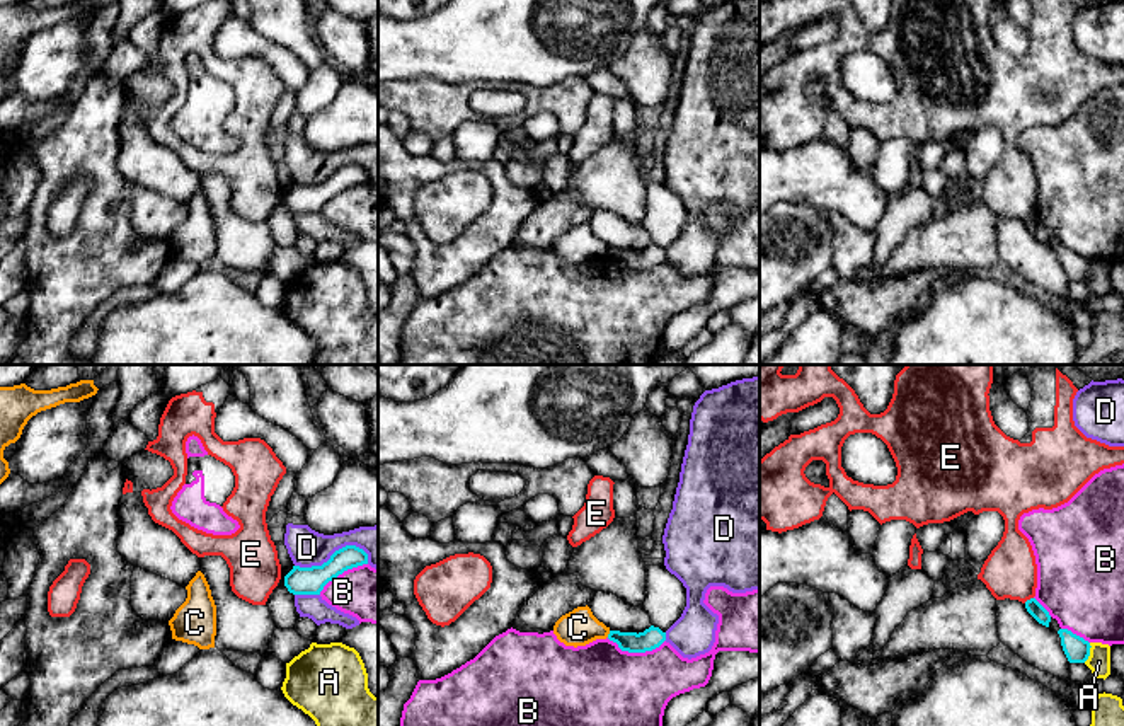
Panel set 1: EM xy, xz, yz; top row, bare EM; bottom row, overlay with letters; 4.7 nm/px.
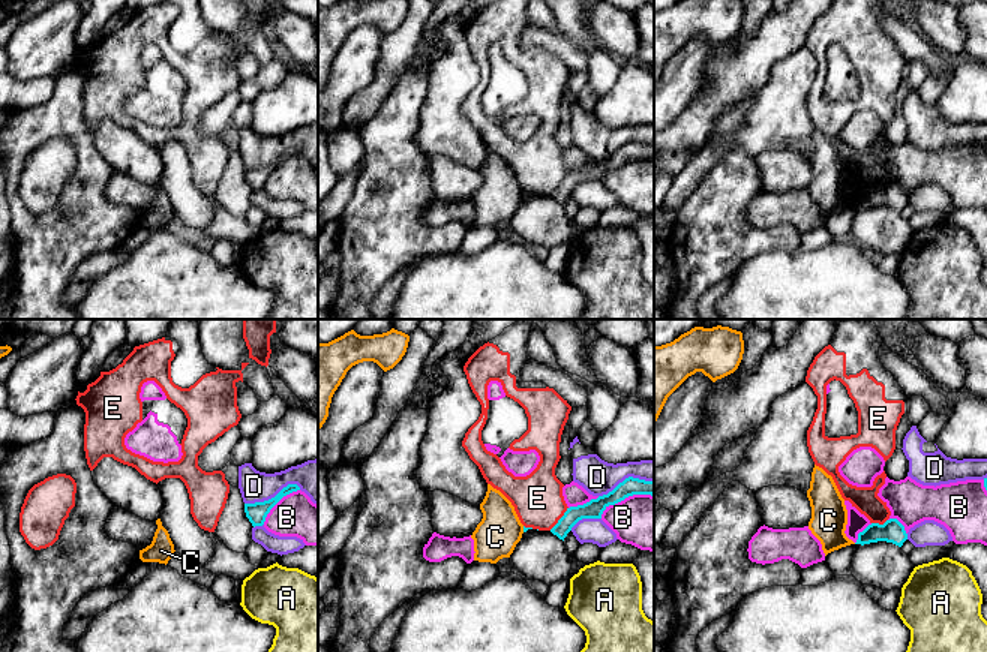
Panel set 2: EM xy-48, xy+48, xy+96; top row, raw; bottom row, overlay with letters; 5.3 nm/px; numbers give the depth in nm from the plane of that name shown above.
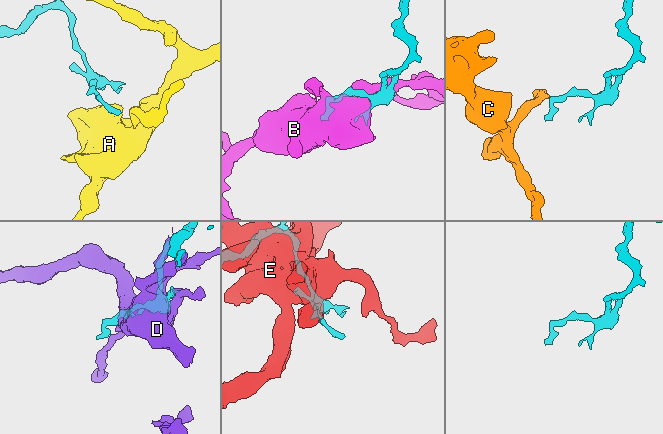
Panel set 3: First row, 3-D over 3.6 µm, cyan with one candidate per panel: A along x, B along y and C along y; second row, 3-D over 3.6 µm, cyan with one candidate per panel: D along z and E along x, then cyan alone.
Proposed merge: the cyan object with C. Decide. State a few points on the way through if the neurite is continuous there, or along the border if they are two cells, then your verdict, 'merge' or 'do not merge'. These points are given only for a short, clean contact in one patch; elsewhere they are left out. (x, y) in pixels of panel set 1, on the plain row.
border xz (610, 249), (607, 254); do not merge

